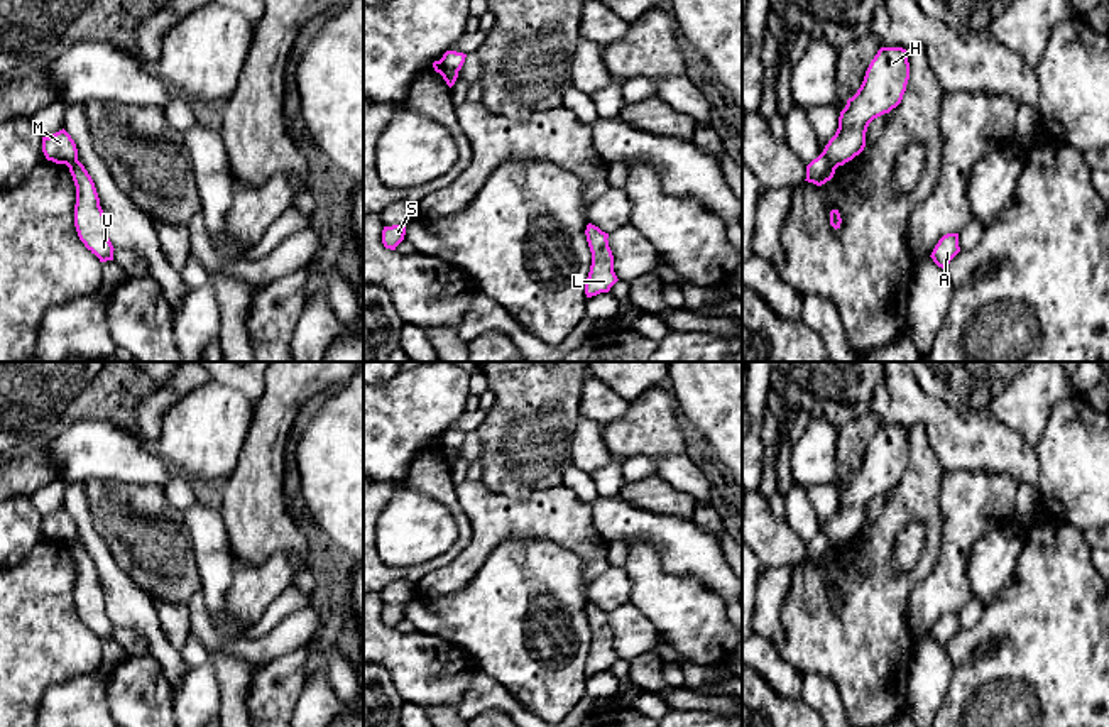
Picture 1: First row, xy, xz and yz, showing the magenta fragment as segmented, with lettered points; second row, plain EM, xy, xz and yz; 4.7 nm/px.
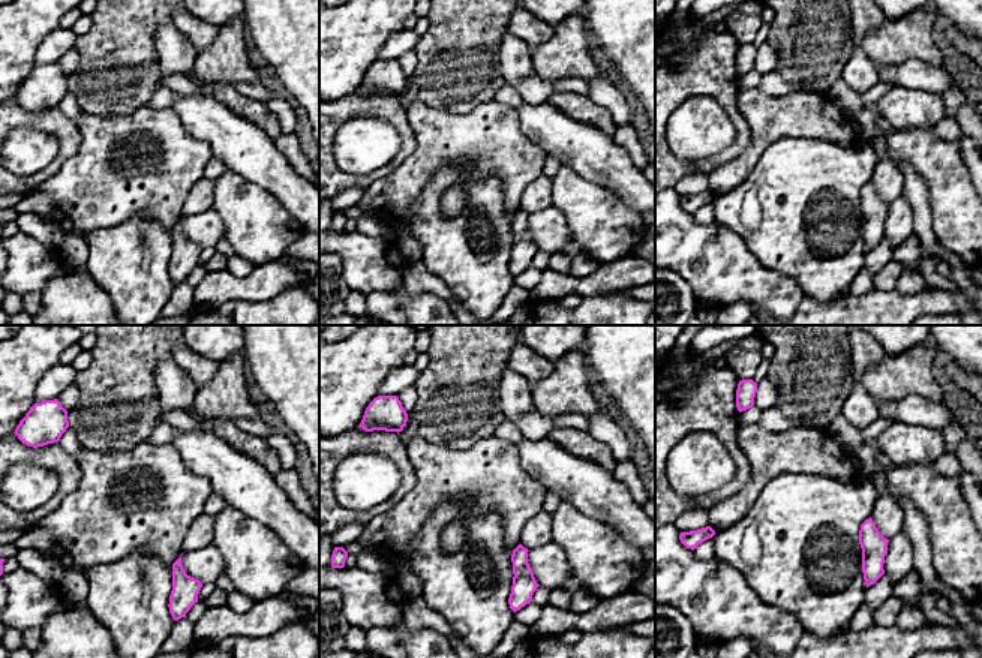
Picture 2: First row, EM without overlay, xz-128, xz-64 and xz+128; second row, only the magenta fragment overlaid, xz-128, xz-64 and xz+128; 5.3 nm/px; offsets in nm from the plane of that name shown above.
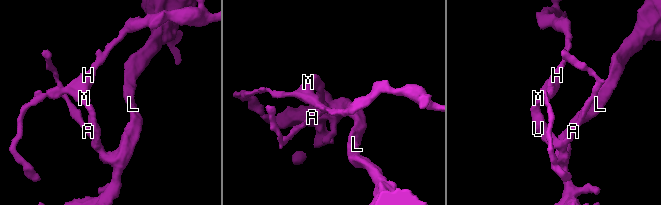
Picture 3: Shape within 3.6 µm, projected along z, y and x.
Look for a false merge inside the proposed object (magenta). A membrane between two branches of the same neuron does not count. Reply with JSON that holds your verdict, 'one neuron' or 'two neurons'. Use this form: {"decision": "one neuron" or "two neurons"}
{"decision": "two neurons"}

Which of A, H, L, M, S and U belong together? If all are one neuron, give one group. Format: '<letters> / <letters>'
A L S U / H M

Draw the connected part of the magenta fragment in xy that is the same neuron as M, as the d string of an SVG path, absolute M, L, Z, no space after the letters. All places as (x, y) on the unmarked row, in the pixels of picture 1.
M63 507L49 516L42 516L42 531L47 539L71 544L78 539L78 527L71 514Z

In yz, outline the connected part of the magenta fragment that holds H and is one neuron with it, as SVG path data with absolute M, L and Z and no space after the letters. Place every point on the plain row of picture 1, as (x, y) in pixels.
M881 426L871 440L857 472L847 478L839 507L823 527L832 546L844 544L866 526L869 502L896 487L910 458L908 429Z

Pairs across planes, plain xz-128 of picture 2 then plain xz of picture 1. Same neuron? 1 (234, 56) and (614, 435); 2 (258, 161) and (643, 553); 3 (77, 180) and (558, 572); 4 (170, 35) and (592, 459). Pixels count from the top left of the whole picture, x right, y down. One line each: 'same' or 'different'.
1: same
2: different
3: different
4: same

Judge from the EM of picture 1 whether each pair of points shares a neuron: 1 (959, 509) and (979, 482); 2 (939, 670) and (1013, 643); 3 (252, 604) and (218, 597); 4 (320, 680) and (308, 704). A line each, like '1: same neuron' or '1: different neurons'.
1: same neuron
2: different neurons
3: different neurons
4: same neuron

